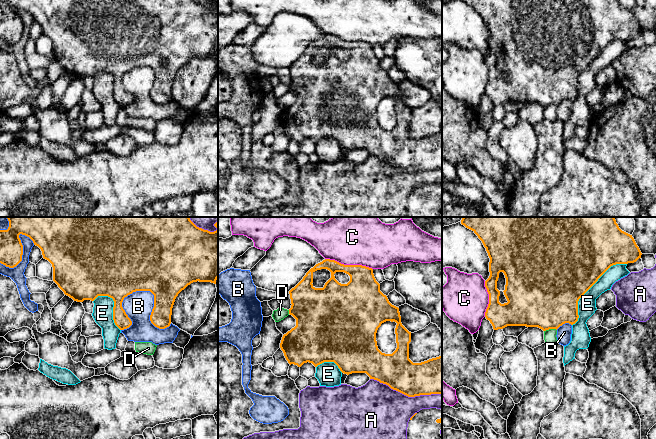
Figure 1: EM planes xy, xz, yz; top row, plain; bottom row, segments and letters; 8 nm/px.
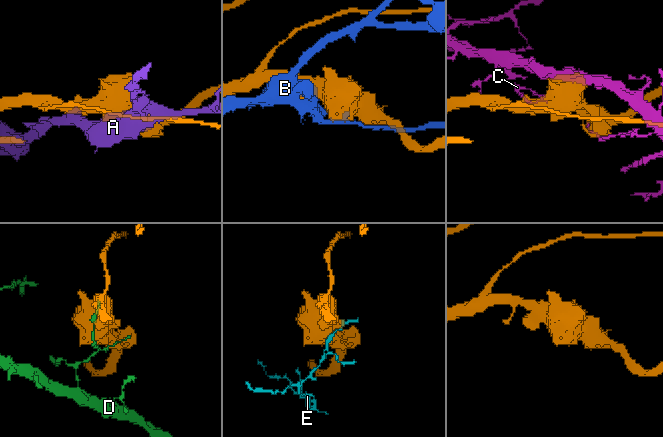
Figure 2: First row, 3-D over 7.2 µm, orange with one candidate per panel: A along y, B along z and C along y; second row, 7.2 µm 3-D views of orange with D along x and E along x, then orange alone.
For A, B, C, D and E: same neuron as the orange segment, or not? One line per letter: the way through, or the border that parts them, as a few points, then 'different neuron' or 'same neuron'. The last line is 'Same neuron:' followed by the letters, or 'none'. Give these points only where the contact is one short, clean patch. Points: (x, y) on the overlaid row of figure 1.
A: different neuron
B: different neuron
C: different neuron
D: different neuron
E: different neuron
Same neuron: none

